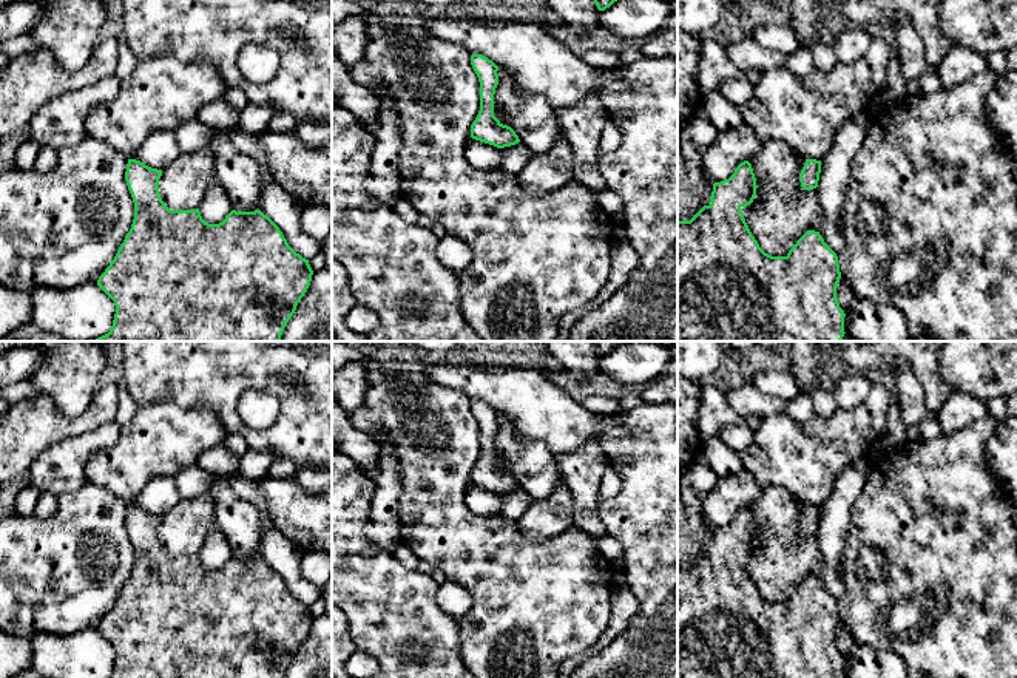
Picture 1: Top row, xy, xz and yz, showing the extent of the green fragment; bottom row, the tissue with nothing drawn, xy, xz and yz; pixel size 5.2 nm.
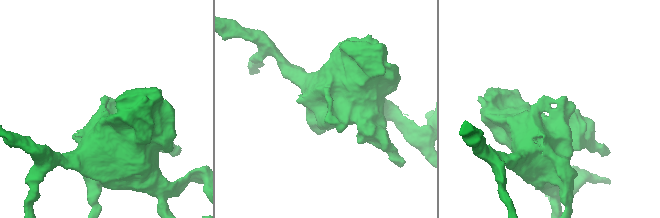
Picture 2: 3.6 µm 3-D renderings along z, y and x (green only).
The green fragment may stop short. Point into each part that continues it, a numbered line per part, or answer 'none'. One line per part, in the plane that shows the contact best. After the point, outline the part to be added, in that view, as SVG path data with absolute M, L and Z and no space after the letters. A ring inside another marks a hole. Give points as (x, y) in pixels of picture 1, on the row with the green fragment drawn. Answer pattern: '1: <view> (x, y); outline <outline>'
none

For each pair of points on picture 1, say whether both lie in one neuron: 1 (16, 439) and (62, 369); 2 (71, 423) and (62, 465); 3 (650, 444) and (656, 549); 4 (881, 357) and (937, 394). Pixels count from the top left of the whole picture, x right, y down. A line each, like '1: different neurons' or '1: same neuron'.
1: different neurons
2: different neurons
3: same neuron
4: same neuron

